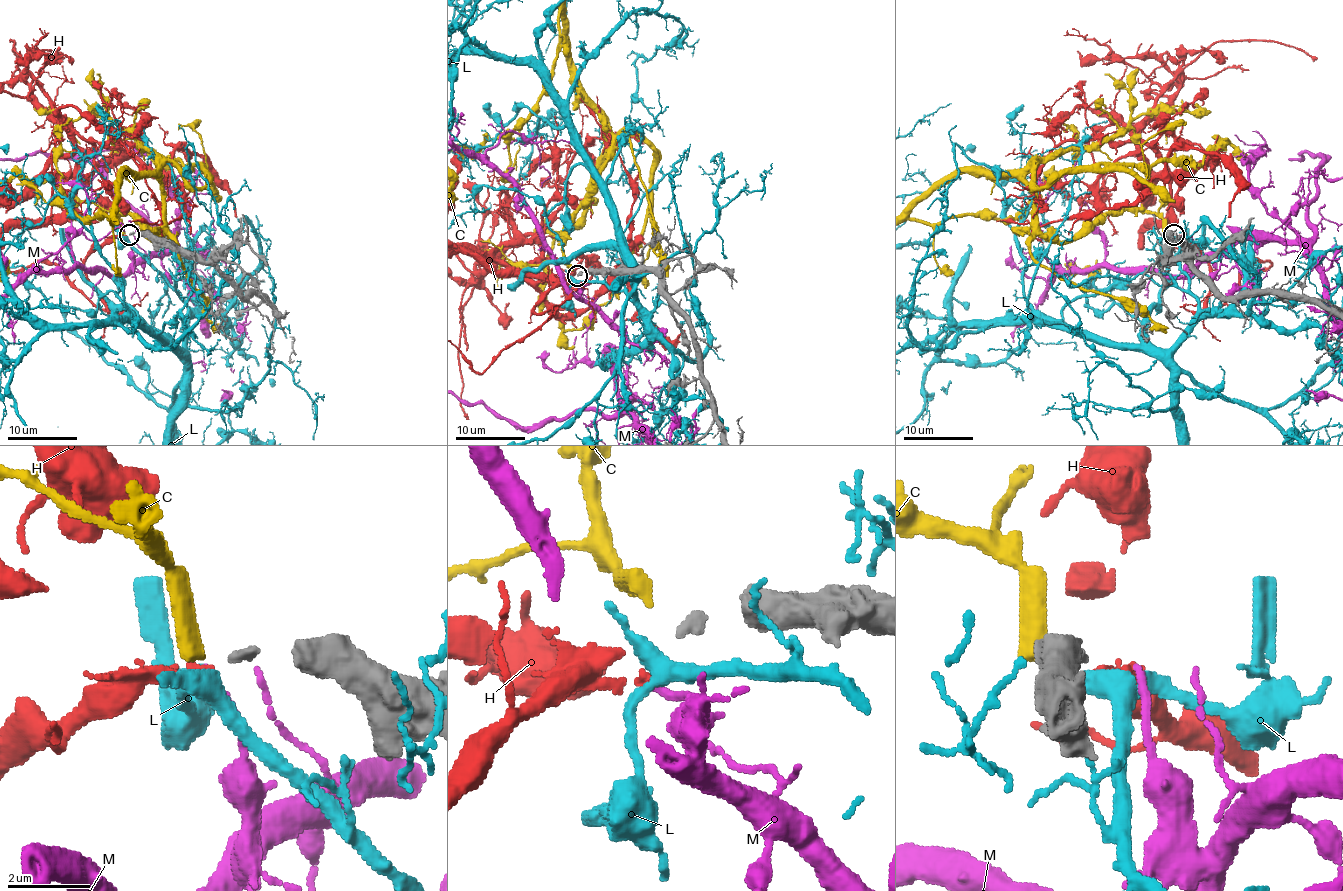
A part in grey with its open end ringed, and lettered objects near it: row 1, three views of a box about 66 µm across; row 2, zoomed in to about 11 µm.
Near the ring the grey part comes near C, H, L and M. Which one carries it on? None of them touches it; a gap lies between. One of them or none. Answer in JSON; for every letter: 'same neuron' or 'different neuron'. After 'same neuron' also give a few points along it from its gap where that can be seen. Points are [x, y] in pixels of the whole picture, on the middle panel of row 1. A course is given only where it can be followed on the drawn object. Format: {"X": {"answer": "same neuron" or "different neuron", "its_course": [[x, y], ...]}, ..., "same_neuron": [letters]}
{"C": {"answer": "different neuron"}, "H": {"answer": "same neuron"}, "L": {"answer": "different neuron"}, "M": {"answer": "different neuron"}, "same_neuron": ["H"]}

